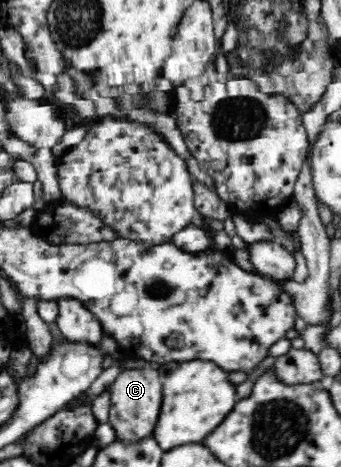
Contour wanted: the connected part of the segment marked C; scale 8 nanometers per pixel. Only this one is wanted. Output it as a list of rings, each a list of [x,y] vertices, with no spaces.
[[[150,368],[124,370],[111,384],[108,424],[115,431],[115,440],[121,444],[135,444],[154,437],[155,424],[161,412],[161,384],[157,380],[157,374],[157,370]]]

